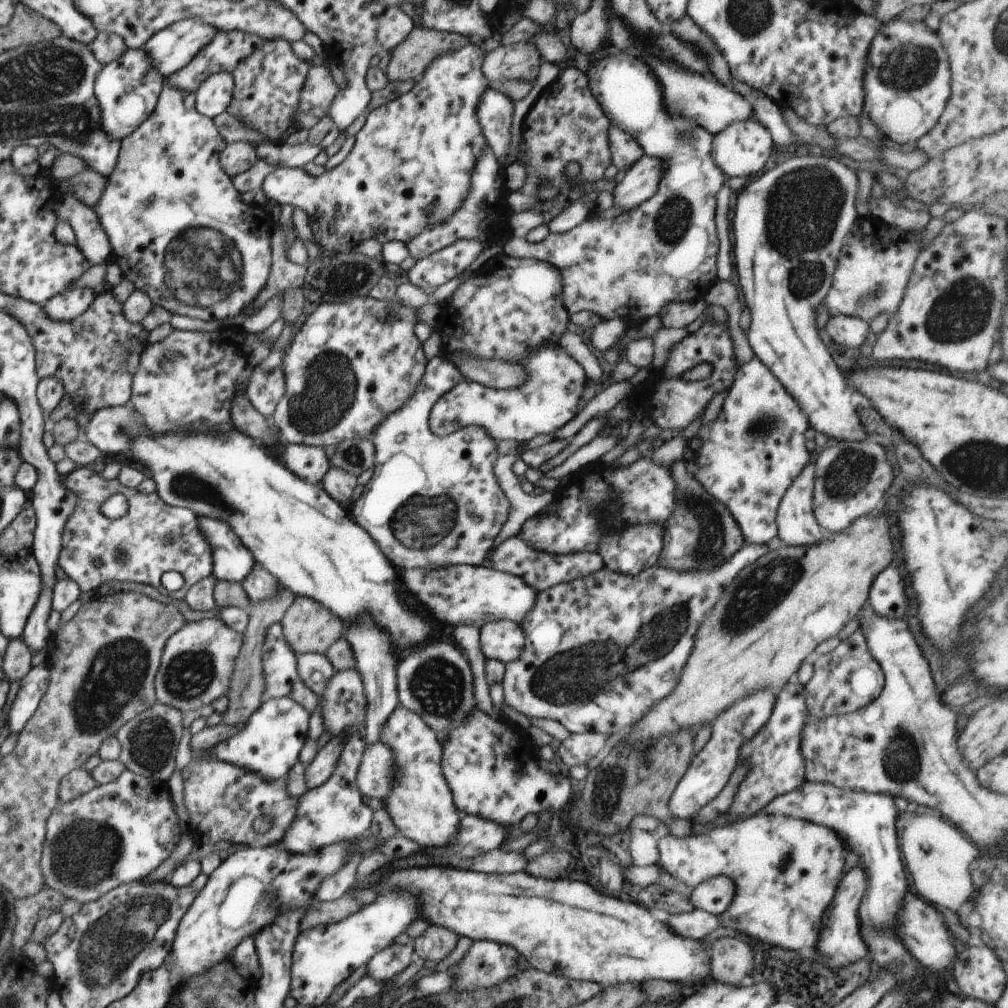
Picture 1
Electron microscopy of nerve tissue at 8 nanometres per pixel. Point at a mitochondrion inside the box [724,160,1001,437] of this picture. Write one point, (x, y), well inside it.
(964, 308)

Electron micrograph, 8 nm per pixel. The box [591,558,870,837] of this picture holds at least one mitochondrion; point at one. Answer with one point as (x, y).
(662, 634)

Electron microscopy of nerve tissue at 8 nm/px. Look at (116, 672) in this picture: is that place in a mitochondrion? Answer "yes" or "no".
yes

